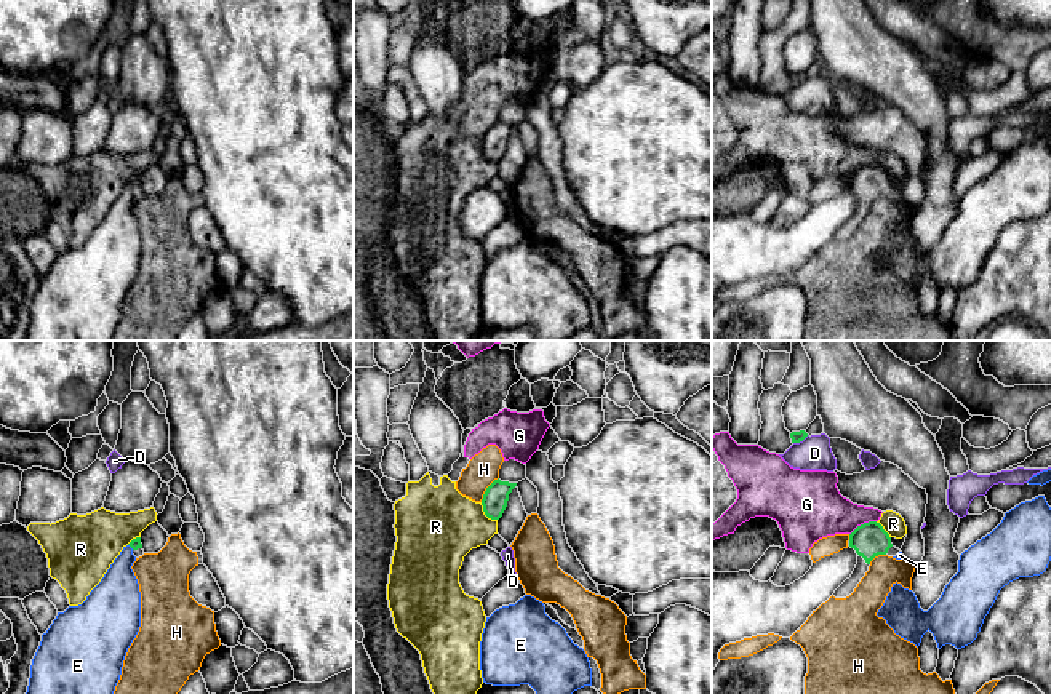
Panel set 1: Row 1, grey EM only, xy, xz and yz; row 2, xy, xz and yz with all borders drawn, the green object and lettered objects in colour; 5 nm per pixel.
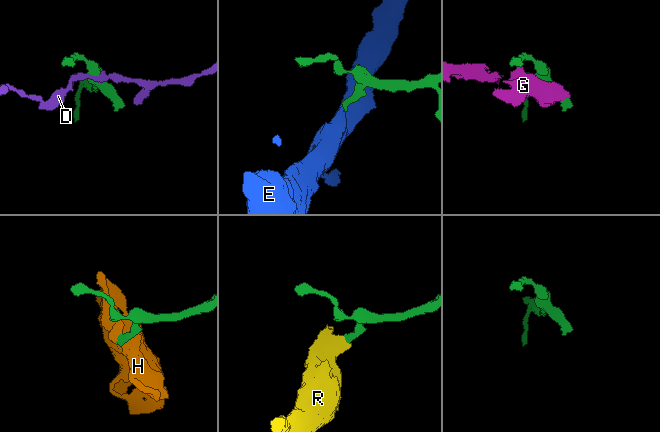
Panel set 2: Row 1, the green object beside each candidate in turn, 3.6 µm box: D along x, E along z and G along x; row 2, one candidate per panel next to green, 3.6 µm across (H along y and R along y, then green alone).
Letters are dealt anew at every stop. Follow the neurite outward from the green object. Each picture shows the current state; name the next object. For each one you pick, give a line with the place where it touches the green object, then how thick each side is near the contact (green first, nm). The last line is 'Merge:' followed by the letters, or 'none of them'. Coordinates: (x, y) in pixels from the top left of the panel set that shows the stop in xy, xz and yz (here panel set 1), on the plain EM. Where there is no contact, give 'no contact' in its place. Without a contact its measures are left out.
E: meets green in xy at (131, 189); 60 nm thick on the green side, 220 nm on the other
Merge: E

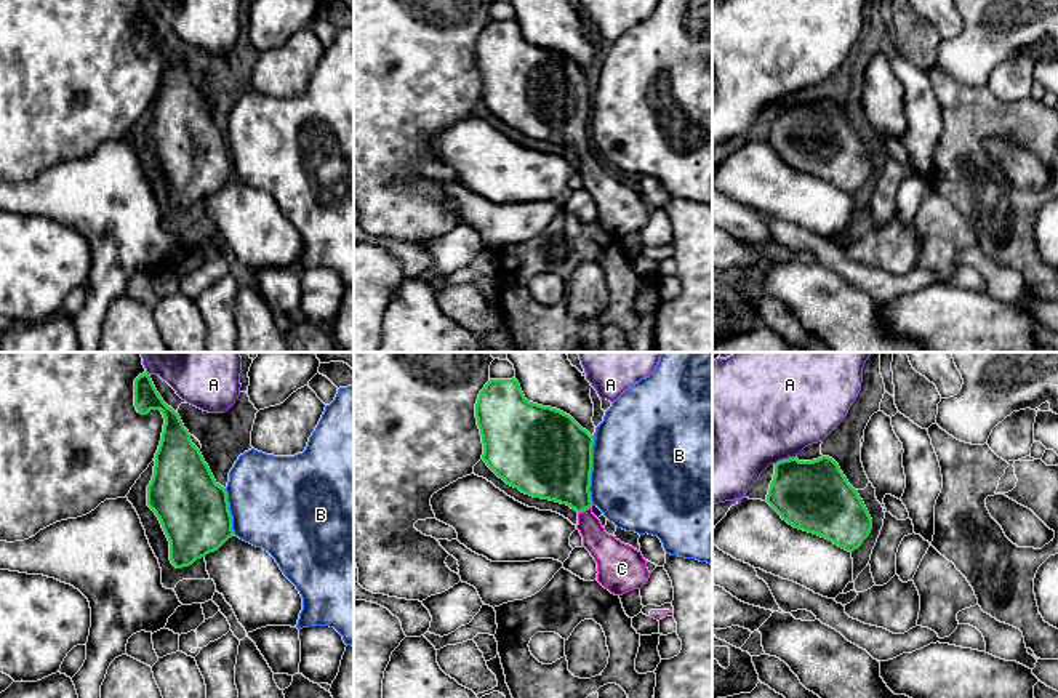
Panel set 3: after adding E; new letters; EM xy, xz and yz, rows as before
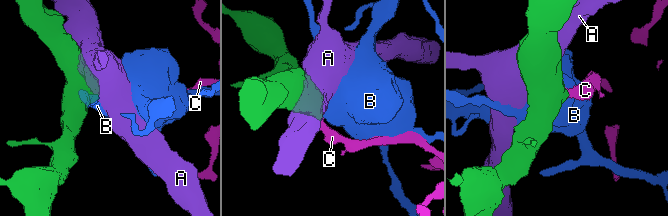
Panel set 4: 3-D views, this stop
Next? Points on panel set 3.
C: meets green in xz at (585, 151); 340 nm thick on the green side, 160 nm on the other
Merge: C

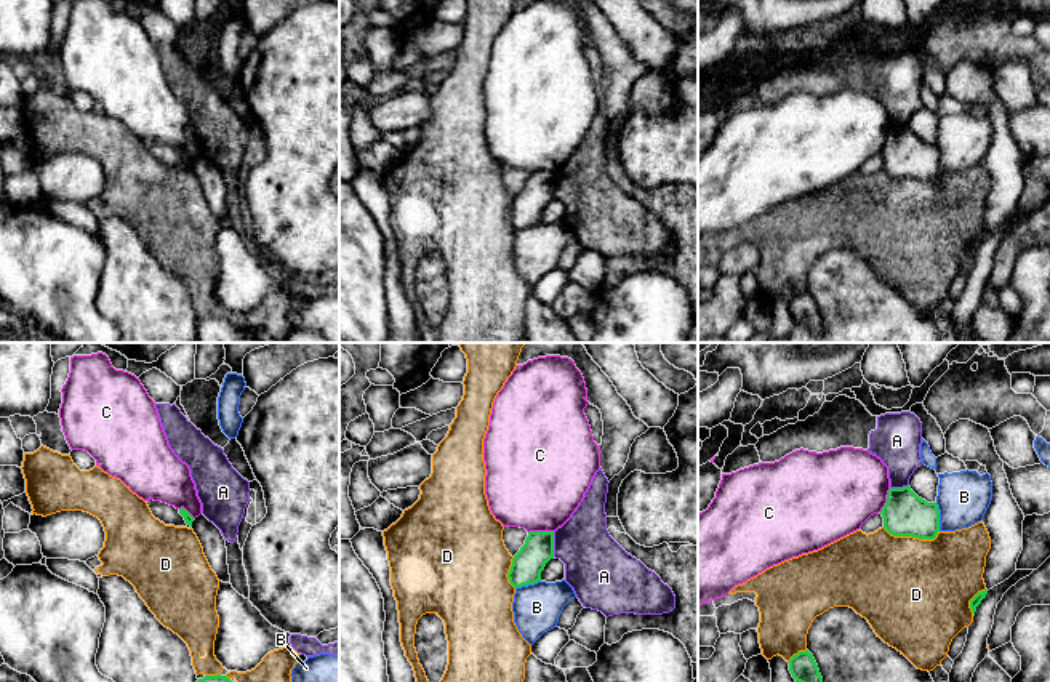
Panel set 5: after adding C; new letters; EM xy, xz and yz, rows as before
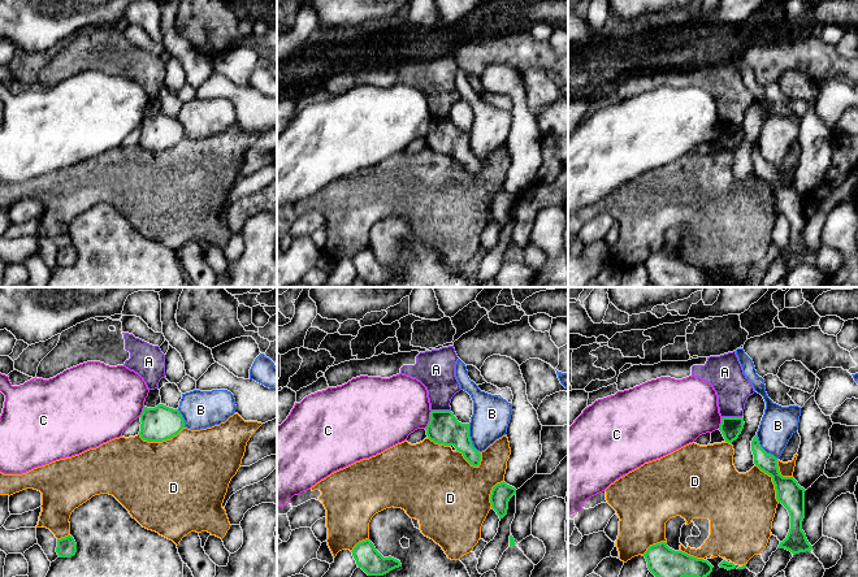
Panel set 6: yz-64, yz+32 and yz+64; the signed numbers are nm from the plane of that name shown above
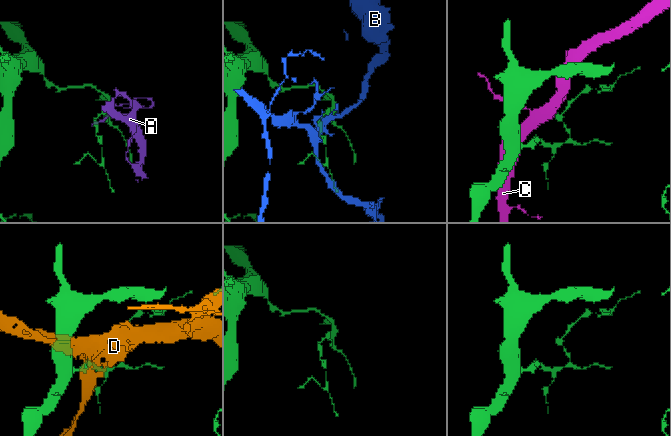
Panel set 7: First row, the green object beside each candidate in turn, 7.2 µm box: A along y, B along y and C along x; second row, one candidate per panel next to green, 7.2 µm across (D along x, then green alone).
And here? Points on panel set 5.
Merge: none of them

